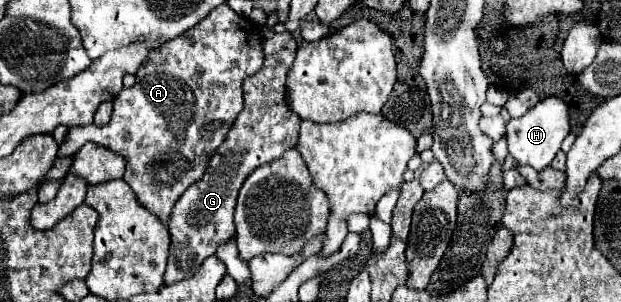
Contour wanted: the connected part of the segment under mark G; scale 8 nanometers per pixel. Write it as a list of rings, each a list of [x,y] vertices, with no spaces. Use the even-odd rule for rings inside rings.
[[[264,31],[262,33],[262,53],[266,53],[266,61],[262,65],[262,69],[250,77],[246,77],[246,81],[242,83],[242,91],[244,91],[244,107],[240,111],[240,115],[236,117],[236,121],[232,123],[224,143],[216,149],[214,157],[210,159],[210,165],[202,177],[202,181],[196,181],[194,185],[190,185],[186,189],[186,193],[176,201],[172,213],[170,213],[170,221],[168,221],[168,231],[172,237],[170,243],[170,257],[168,257],[168,267],[164,273],[164,283],[172,285],[176,281],[182,279],[190,279],[202,265],[202,261],[210,255],[216,253],[216,249],[224,243],[228,243],[234,237],[234,207],[236,207],[236,197],[238,191],[242,187],[242,183],[246,181],[246,177],[260,165],[272,163],[274,159],[282,157],[284,151],[296,147],[298,143],[298,131],[300,131],[300,117],[296,117],[296,113],[292,113],[284,101],[286,97],[286,73],[292,67],[294,59],[296,59],[296,49],[298,43],[290,33],[276,33],[276,31]]]

